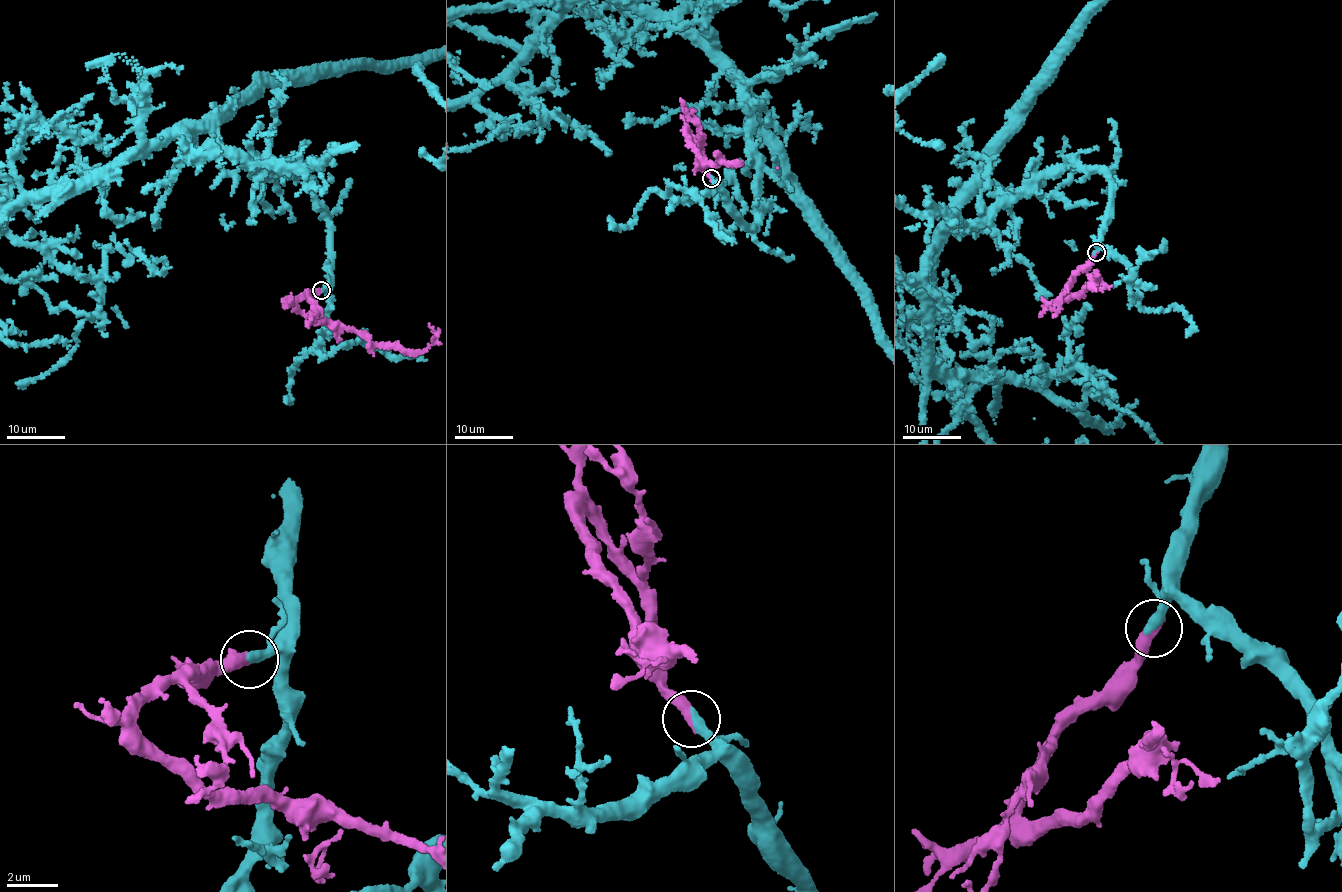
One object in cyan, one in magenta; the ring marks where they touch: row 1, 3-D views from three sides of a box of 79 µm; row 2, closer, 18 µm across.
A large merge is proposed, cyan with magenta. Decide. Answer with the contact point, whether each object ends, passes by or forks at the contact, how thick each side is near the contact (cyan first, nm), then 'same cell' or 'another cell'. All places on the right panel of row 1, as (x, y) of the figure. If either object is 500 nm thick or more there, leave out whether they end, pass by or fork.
place (1096, 252); cyan ends; magenta ends; calibres 400 and 480 nm; same cell

